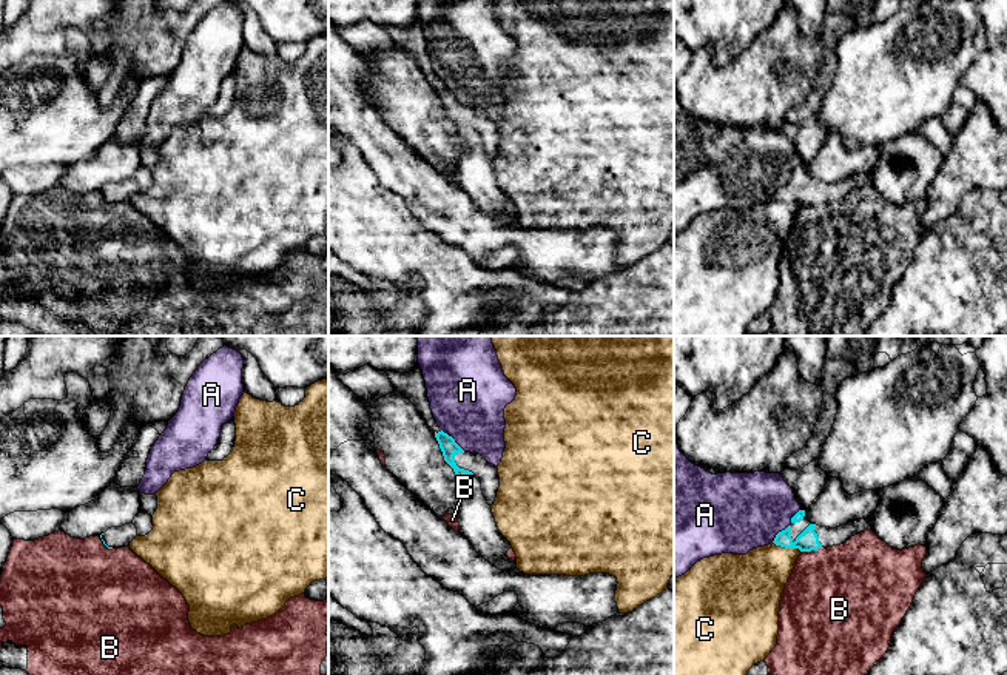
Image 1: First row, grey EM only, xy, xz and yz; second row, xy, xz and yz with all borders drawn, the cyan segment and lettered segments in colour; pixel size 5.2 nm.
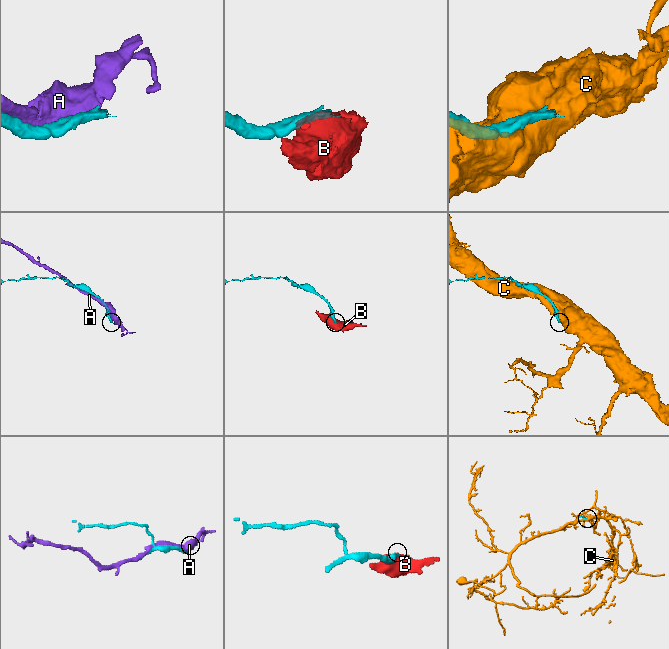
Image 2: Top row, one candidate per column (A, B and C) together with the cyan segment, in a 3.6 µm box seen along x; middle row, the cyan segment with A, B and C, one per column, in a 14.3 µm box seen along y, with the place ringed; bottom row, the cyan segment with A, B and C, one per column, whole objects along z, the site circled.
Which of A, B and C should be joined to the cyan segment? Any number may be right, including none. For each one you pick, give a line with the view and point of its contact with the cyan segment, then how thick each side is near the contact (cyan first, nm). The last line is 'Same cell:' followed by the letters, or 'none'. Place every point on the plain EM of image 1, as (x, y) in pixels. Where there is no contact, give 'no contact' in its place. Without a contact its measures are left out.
Same cell: none

